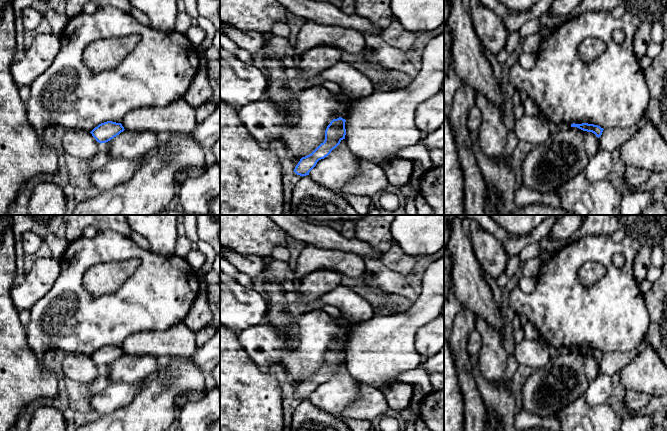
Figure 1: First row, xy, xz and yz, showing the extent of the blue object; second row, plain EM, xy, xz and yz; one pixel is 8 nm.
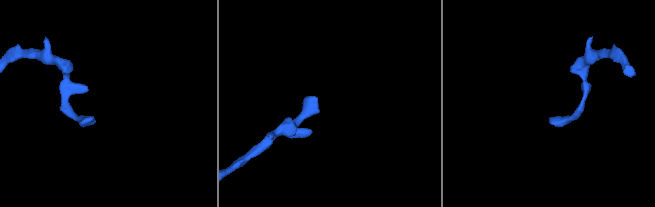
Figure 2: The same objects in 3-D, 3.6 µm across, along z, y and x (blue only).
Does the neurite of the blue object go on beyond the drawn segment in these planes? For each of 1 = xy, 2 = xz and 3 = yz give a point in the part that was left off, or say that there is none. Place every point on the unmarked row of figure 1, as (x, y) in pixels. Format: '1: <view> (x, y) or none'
1: none
2: none
3: none

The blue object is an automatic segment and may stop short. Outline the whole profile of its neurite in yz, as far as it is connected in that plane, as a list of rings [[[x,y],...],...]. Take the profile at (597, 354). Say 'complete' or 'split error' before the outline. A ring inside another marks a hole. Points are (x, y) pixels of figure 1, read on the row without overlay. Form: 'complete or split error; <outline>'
complete; [[[582,347],[582,348],[571,348],[571,351],[577,351],[583,355],[587,355],[587,356],[592,356],[596,359],[596,361],[600,361],[602,359],[603,356],[603,352],[601,352],[598,349],[594,349],[594,348],[588,348],[588,347]]]

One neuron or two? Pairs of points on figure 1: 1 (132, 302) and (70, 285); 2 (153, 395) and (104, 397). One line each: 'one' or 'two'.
1: one
2: two

